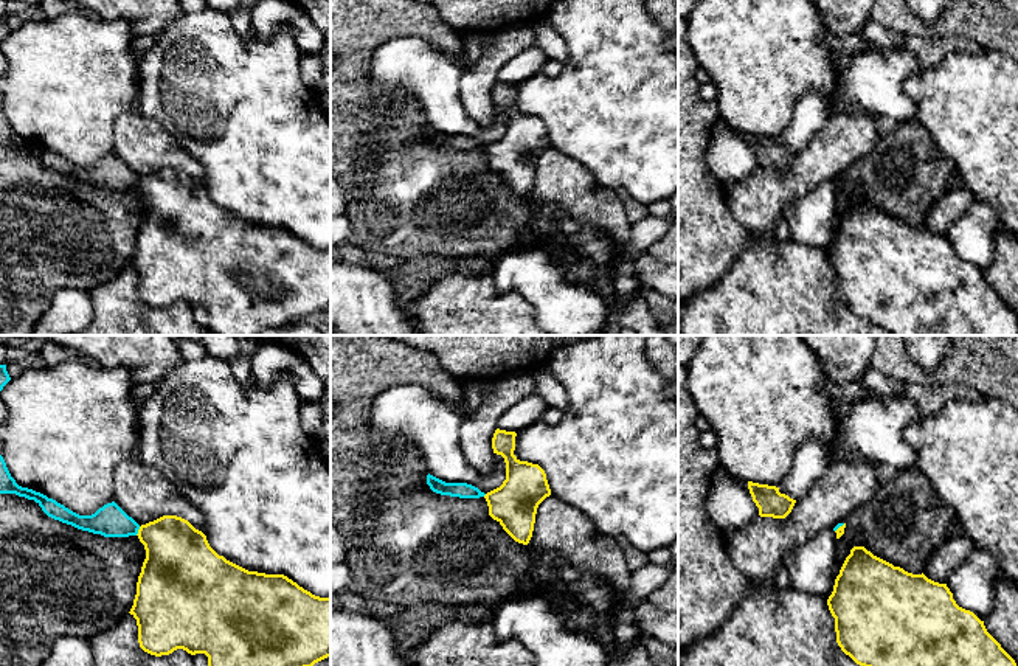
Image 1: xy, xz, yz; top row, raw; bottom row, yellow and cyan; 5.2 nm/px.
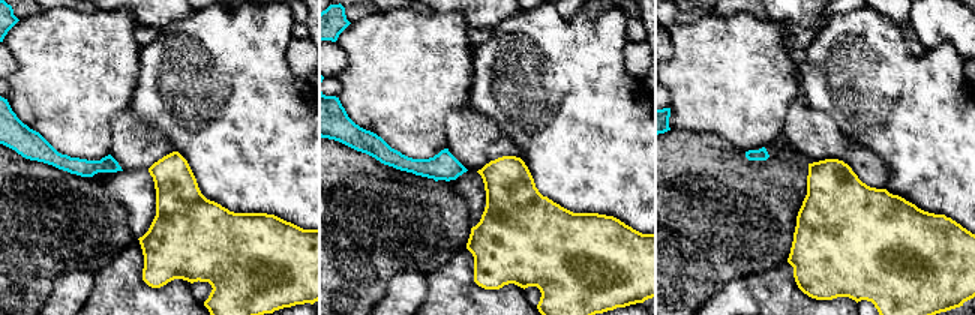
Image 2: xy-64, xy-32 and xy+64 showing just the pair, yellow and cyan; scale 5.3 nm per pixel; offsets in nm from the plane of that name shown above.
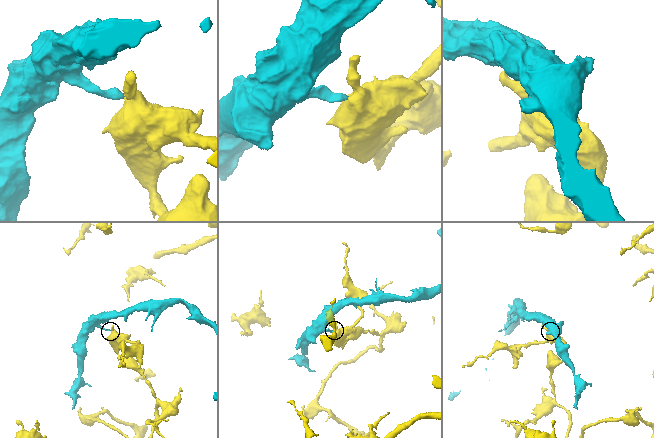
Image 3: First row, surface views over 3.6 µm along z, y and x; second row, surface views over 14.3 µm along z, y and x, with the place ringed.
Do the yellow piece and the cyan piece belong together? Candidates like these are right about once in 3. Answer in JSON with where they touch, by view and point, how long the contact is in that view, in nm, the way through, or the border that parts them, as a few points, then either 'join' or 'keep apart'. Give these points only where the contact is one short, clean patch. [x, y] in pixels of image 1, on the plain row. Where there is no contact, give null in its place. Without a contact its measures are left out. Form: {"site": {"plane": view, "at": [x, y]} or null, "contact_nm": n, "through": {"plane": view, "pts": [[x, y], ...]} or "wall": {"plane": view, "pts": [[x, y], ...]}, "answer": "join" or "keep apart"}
{"site": {"plane": "xy", "at": [138, 183]}, "contact_nm": 50, "wall": {"plane": "xy", "pts": [[140, 179], [135, 187]]}, "answer": "keep apart"}

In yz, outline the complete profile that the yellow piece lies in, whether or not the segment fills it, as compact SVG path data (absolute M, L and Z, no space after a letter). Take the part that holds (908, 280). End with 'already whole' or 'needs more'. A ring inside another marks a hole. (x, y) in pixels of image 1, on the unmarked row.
M854 199L835 231L827 251L835 270L836 295L857 317L871 320L891 335L1018 335L1018 318L987 284L984 273L956 256L947 236L912 227Z; already whole

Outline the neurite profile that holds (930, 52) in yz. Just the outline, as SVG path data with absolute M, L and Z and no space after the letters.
M917 36L899 37L905 50L911 51L925 68L936 67L950 53L979 53L981 47L959 36L925 39Z

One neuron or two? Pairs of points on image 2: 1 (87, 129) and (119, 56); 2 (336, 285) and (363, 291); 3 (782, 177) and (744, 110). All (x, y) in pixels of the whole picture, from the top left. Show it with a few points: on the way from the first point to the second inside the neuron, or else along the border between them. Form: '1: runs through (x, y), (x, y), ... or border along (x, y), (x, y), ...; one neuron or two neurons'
1: runs through (87, 111), (87, 87), (101, 74); one neuron
2: runs through (342, 285), (357, 285); one neuron
3: border along (782, 132), (765, 147); two neurons

